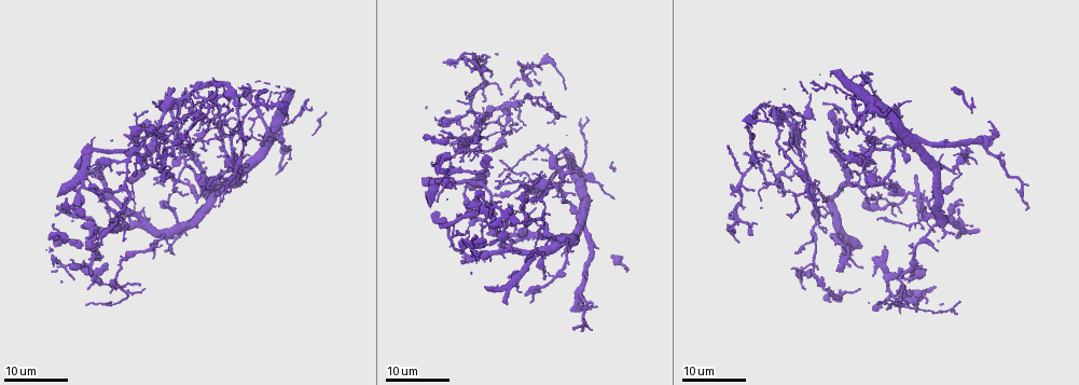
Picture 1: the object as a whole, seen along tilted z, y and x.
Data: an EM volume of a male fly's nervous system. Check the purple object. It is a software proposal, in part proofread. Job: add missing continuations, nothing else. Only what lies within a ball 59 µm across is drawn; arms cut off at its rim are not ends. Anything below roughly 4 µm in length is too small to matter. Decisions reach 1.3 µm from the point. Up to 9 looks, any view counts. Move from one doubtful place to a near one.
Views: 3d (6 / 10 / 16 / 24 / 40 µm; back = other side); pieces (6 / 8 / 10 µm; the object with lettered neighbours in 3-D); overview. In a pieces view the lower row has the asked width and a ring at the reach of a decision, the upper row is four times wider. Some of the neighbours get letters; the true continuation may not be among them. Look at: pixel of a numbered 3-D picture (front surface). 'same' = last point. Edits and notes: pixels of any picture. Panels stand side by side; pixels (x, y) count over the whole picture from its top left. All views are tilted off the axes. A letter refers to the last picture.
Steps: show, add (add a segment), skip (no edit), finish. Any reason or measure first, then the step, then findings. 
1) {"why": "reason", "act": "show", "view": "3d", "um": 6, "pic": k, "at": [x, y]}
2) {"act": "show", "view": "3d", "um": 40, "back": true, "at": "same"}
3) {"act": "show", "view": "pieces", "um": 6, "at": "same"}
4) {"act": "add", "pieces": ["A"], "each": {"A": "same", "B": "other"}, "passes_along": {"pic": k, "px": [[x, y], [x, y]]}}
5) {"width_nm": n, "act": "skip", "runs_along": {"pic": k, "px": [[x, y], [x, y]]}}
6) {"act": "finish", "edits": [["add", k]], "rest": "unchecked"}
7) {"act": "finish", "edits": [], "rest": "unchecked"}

{"why": "thin end", "act": "show", "view": "3d", "um": 16, "pic": 1, "at": [814, 195]}

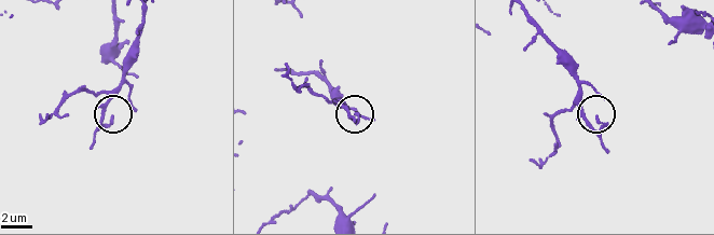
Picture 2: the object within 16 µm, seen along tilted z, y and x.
{"act": "show", "view": "pieces", "um": 10, "pic": 2, "at": [110, 119]}

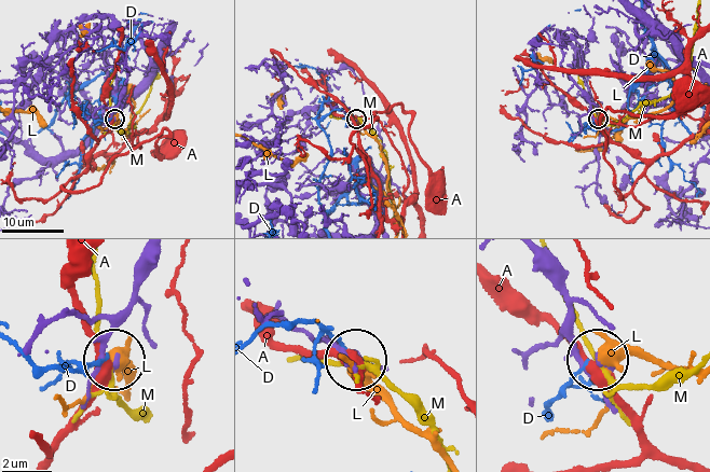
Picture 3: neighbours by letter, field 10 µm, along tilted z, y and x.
{"act": "skip", "each": {"A": "other", "D": "other", "L": "other", "M": "other"}, "runs_along": {"pic": 3, "px": [[534, 257], [561, 291], [579, 355], [602, 373], [600, 359]]}, "found": "none of them fits"}

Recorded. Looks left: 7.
{"why": "branch stops here", "act": "show", "view": "3d", "um": 24, "pic": 1, "at": [497, 194]}

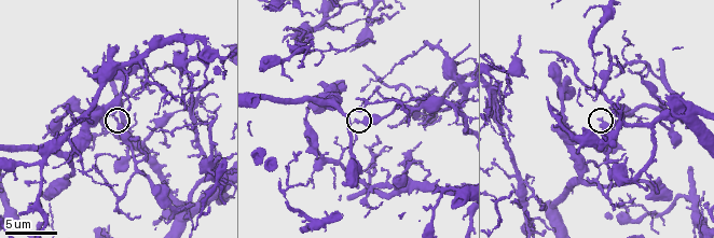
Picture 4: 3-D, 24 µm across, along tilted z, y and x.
{"act": "show", "view": "pieces", "um": 8, "pic": 4, "at": [354, 121]}

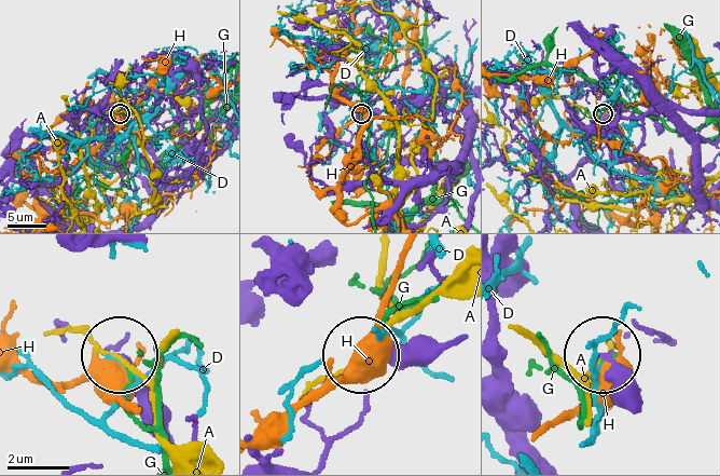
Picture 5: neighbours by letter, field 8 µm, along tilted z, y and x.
{"act": "skip", "each": {"A": "other", "D": "other", "G": "other", "H": "other"}, "found": "none of them fits"}

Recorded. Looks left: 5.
{"why": "an open end", "act": "show", "view": "pieces", "um": 6, "pic": 4, "at": [423, 161]}

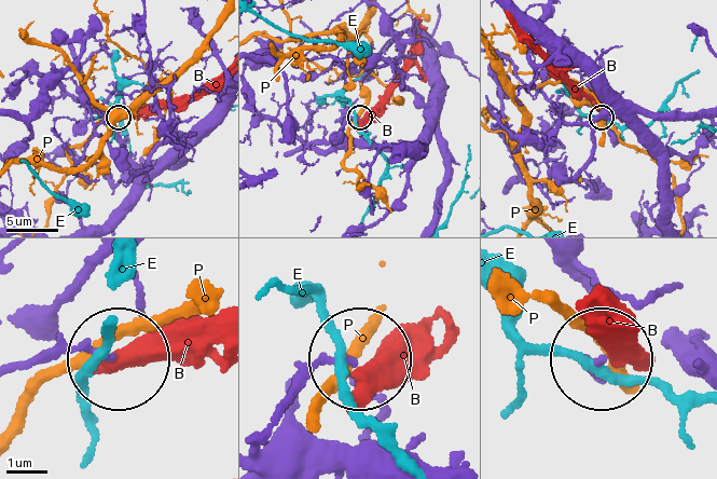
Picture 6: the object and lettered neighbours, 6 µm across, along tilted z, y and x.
{"width_nm": 150, "act": "skip", "each": {"B": "other", "E": "other", "P": "other"}, "found": "none of them fits"}

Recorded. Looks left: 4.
{"act": "show", "view": "3d", "um": 10, "pic": 4, "at": [408, 124]}

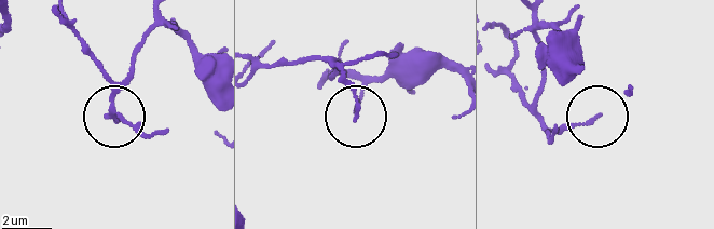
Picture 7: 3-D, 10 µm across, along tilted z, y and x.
{"act": "show", "view": "pieces", "um": 8, "pic": 7, "at": [357, 114]}

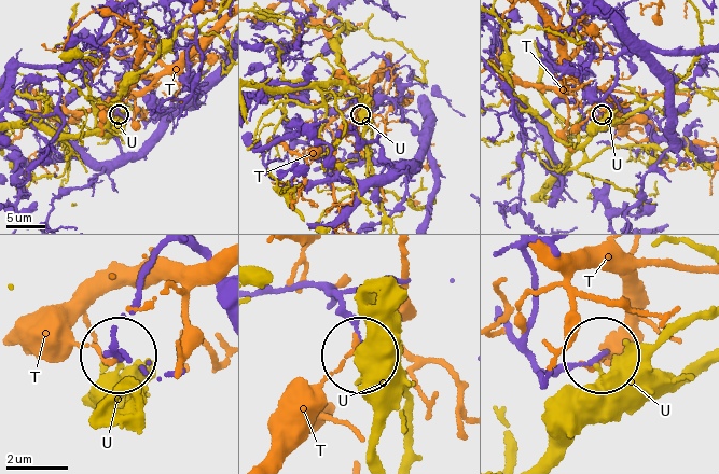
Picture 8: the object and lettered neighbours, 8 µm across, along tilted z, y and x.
{"act": "skip", "each": {"T": "other", "U": "other"}, "found": "no lettered segment goes on from it"}

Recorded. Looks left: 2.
{"act": "finish", "edits": [], "rest": "unchecked"}

